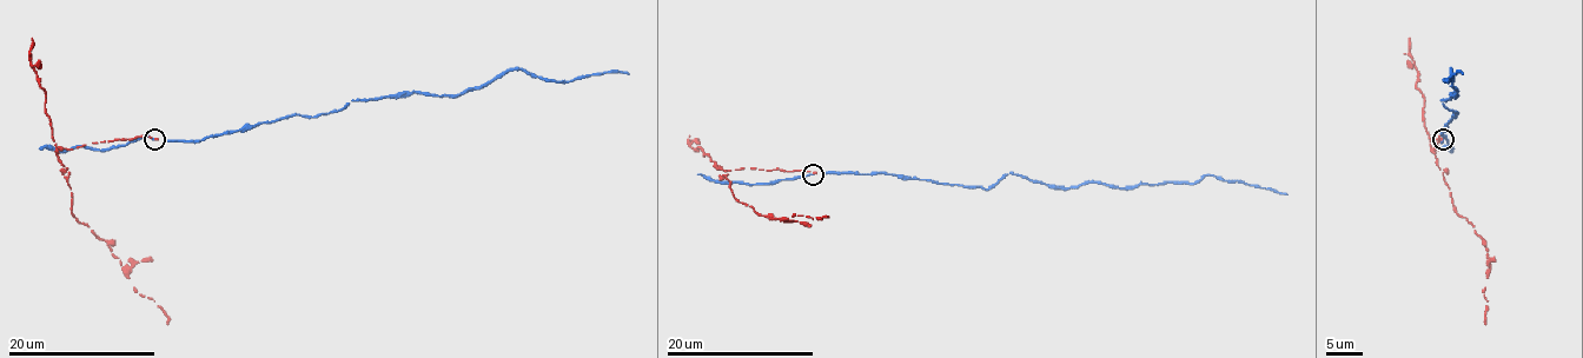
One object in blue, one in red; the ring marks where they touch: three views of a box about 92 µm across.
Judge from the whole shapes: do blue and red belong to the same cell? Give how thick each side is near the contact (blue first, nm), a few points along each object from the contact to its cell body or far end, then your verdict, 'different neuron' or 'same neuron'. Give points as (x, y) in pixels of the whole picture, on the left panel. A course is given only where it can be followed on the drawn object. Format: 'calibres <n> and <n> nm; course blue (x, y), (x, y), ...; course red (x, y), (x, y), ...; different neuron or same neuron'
calibres 140 and 200 nm; course blue (153, 139), (199, 140), (293, 114), (339, 111), (352, 100), (458, 94), (514, 68), (562, 81), (628, 74); course red (156, 139), (61, 147), (58, 160), (68, 172), (71, 212), (107, 244), (139, 294), (163, 310), (166, 324); different neuron

